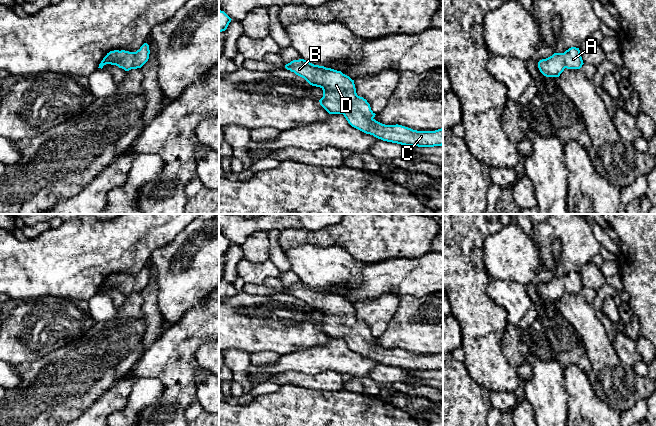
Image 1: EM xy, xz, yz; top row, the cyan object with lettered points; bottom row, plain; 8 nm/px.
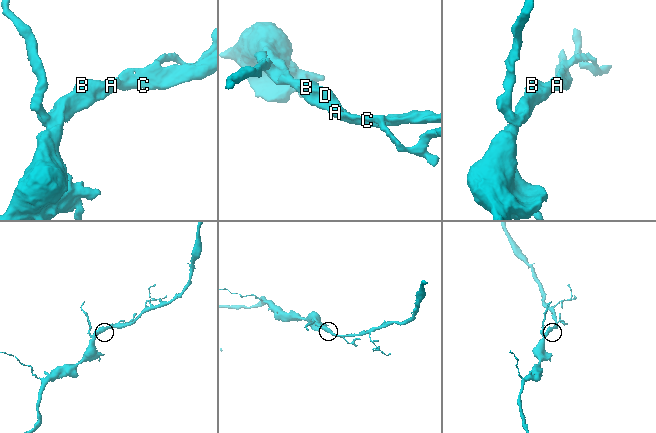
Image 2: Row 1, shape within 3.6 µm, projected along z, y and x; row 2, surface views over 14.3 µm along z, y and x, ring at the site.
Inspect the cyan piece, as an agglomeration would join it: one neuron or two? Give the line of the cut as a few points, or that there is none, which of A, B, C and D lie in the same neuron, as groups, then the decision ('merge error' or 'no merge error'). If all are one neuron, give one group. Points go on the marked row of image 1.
no cut; A B C D; no merge error

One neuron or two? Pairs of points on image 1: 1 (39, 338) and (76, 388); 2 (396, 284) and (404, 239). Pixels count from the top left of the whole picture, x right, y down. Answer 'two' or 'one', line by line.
1: two
2: two

